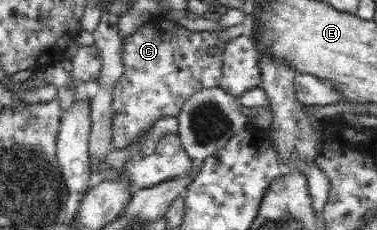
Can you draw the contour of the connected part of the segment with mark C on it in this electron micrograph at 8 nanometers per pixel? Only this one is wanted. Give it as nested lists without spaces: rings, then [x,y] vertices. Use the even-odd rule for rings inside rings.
[[[154,16],[149,24],[137,28],[133,34],[125,36],[125,52],[123,52],[123,74],[117,83],[113,108],[115,109],[114,146],[125,149],[125,146],[144,136],[154,124],[165,116],[177,117],[187,96],[195,90],[217,86],[221,80],[221,53],[209,55],[207,49],[217,42],[217,32],[191,31],[179,24],[174,24],[165,16]]]

